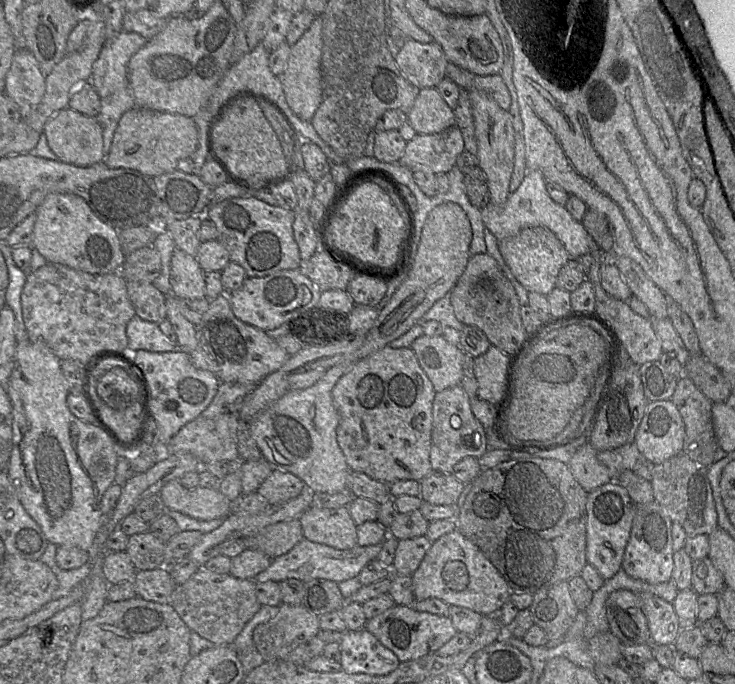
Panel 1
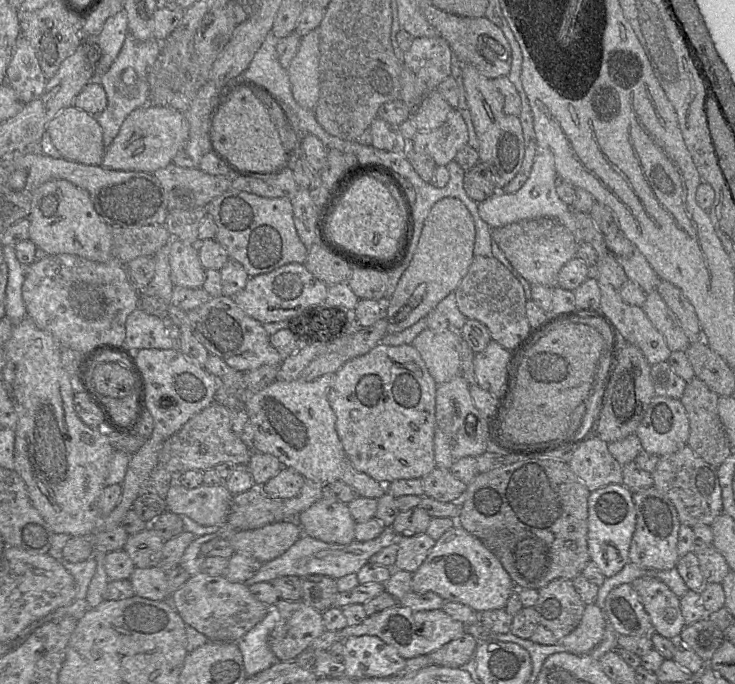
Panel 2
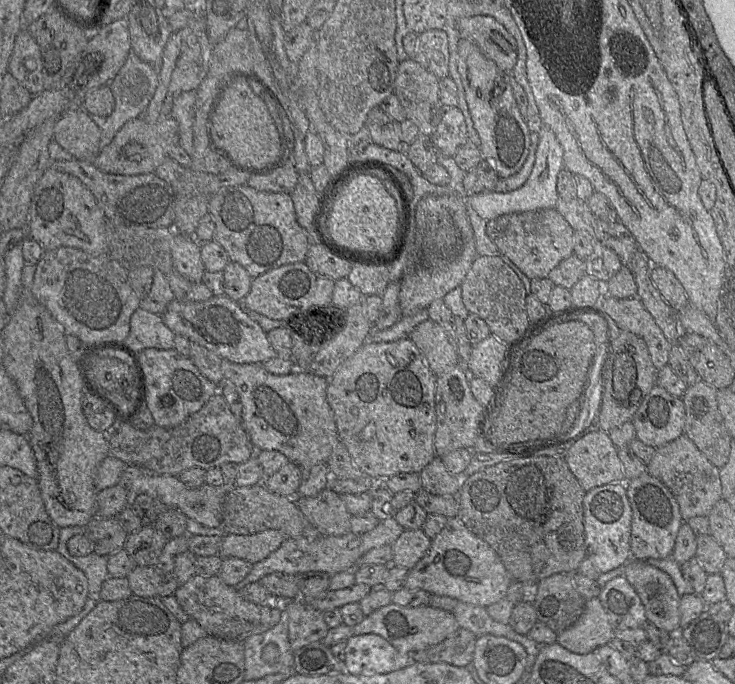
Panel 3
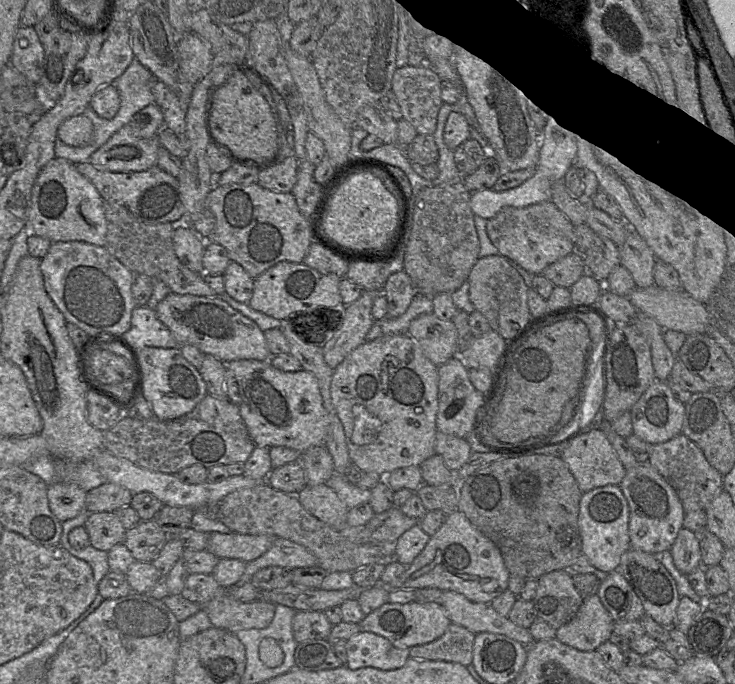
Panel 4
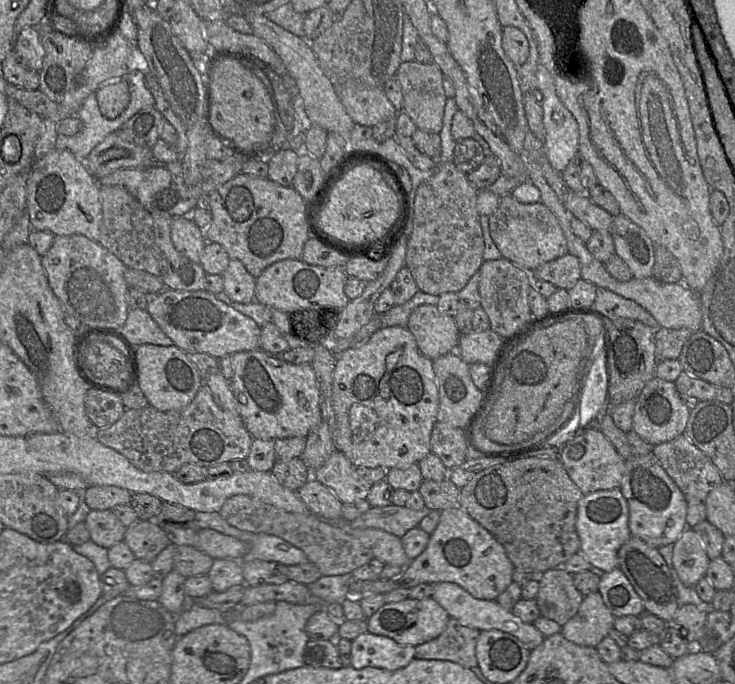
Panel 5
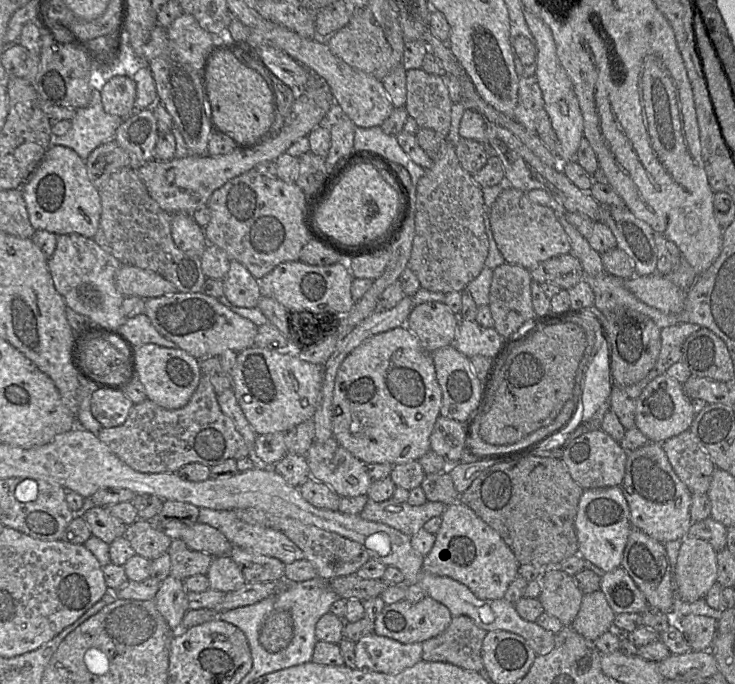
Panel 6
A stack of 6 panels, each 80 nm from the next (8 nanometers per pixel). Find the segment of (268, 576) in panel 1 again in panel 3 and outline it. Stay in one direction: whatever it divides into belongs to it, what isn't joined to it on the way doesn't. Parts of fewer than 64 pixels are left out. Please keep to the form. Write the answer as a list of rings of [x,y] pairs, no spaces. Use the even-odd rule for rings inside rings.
[[[395,518],[382,520],[371,531],[364,534],[349,532],[343,536],[318,537],[314,541],[306,538],[287,538],[282,545],[266,559],[254,563],[250,573],[235,588],[240,591],[250,583],[257,582],[264,576],[274,573],[287,573],[298,575],[307,572],[325,572],[329,575],[354,570],[359,559],[369,550],[393,545],[405,529],[399,525]]]

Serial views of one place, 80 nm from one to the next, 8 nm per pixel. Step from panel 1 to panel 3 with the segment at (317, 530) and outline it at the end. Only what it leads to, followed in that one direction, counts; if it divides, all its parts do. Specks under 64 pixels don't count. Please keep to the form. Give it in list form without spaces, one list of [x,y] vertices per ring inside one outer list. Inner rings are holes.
[[[330,487],[313,497],[296,497],[296,502],[322,536],[343,536],[351,532],[352,515],[342,497]]]

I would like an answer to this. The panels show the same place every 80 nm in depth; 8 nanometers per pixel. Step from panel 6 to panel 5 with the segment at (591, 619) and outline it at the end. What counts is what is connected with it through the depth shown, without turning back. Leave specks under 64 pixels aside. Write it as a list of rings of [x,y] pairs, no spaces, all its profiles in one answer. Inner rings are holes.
[[[597,591],[583,597],[577,613],[562,626],[560,633],[574,644],[596,648],[614,628],[614,620]]]

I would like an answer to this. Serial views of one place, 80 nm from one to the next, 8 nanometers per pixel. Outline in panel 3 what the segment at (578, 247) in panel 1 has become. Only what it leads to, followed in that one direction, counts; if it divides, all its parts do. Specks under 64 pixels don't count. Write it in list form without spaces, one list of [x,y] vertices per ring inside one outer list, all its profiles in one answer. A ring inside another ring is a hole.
[[[543,126],[540,132],[535,163],[528,180],[520,188],[498,193],[495,191],[467,196],[467,202],[484,220],[490,221],[501,215],[533,211],[538,209],[556,209],[559,199],[557,177],[563,169],[563,149],[557,137],[549,128]]]

